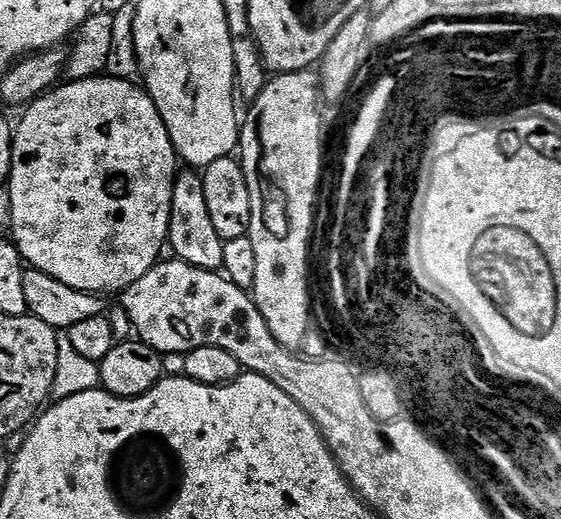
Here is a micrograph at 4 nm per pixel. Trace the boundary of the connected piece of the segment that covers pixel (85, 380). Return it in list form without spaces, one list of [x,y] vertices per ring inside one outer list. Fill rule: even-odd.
[[[66,330],[57,331],[56,337],[58,338],[58,365],[55,370],[55,382],[51,395],[55,401],[84,393],[86,390],[97,387],[99,383],[102,385],[103,391],[109,392],[111,396],[129,398],[141,396],[149,392],[164,376],[161,353],[155,352],[149,344],[143,343],[139,339],[131,338],[124,343],[116,343],[110,350],[110,354],[106,354],[106,358],[98,363],[83,357],[78,350],[74,349]]]

